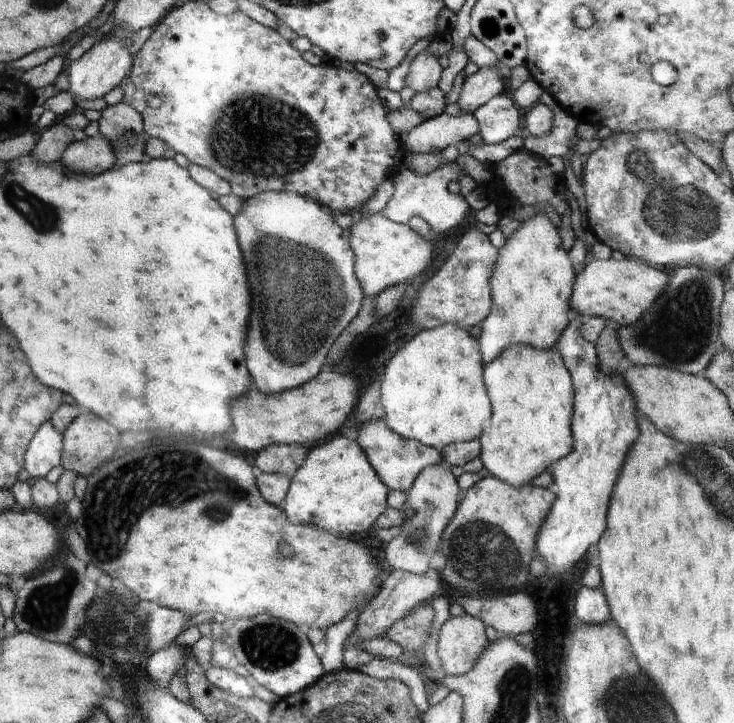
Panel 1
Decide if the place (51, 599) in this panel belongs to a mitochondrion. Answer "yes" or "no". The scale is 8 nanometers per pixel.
yes

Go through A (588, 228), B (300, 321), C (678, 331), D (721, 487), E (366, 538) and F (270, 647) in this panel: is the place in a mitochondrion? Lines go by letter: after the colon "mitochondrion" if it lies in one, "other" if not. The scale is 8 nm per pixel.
A: other
B: mitochondrion
C: mitochondrion
D: mitochondrion
E: other
F: mitochondrion

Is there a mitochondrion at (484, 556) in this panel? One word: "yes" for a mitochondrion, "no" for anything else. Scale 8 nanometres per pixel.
yes

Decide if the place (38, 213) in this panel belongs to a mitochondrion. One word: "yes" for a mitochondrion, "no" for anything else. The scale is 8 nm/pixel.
yes

